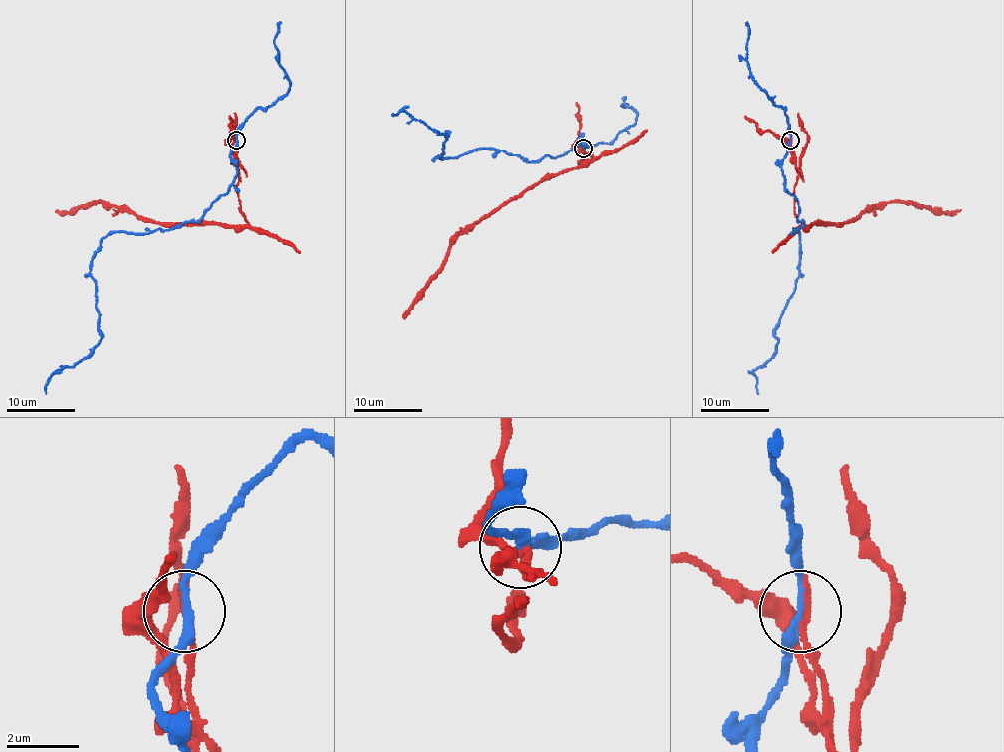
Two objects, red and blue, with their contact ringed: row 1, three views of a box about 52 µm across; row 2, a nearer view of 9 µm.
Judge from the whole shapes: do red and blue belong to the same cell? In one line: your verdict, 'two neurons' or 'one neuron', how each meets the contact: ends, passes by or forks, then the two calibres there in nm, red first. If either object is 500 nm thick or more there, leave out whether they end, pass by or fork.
two neurons; red ends; blue passes by; calibres 240 and 220 nm

